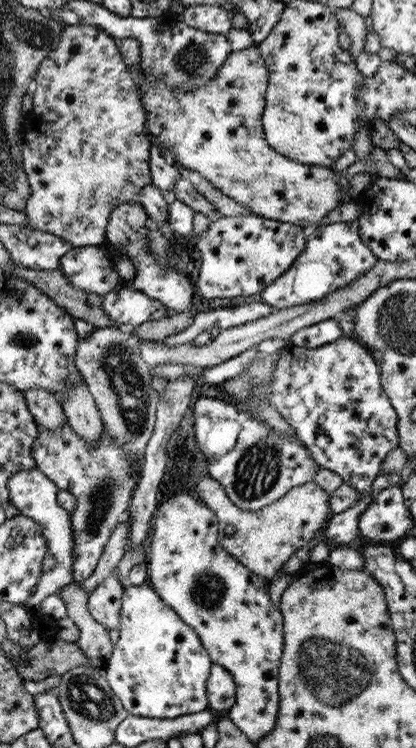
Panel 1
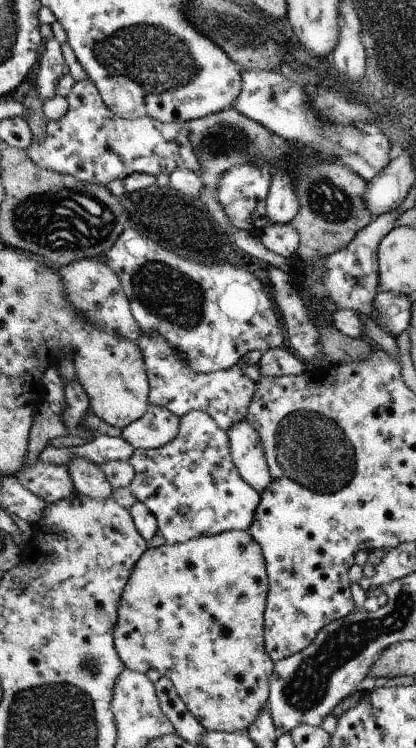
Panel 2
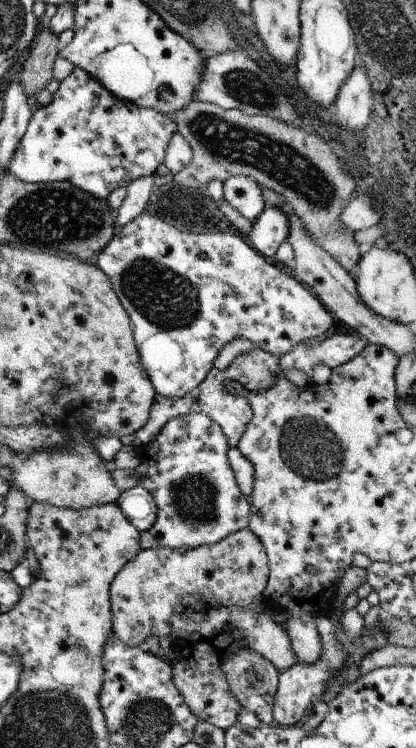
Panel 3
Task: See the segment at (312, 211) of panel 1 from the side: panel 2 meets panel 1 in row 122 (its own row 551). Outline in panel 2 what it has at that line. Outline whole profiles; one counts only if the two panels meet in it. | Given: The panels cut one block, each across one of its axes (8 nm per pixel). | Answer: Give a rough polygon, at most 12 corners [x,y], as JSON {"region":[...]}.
{"region":[[247,532],[141,554],[117,604],[125,670],[205,732],[269,702],[267,570]]}

